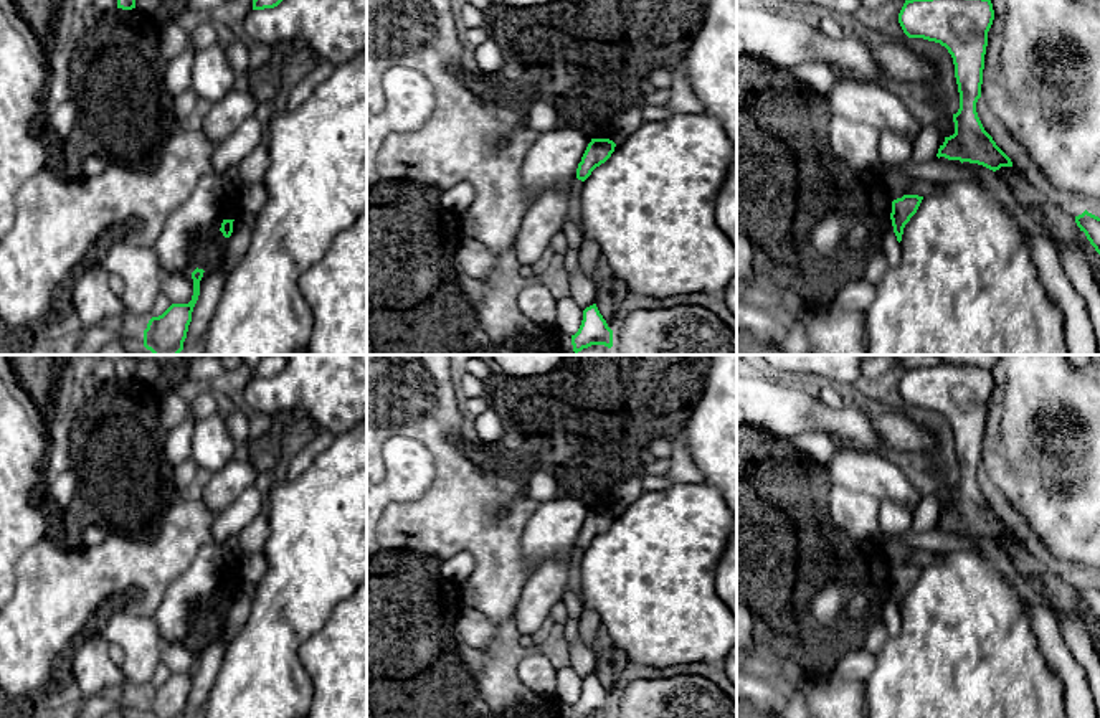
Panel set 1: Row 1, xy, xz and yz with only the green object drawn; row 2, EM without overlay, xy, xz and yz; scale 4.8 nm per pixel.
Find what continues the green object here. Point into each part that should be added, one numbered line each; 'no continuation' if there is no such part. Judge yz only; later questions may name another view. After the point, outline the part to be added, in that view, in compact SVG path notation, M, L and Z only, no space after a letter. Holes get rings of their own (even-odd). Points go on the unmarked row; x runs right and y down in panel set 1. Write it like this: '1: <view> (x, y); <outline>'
no continuation

